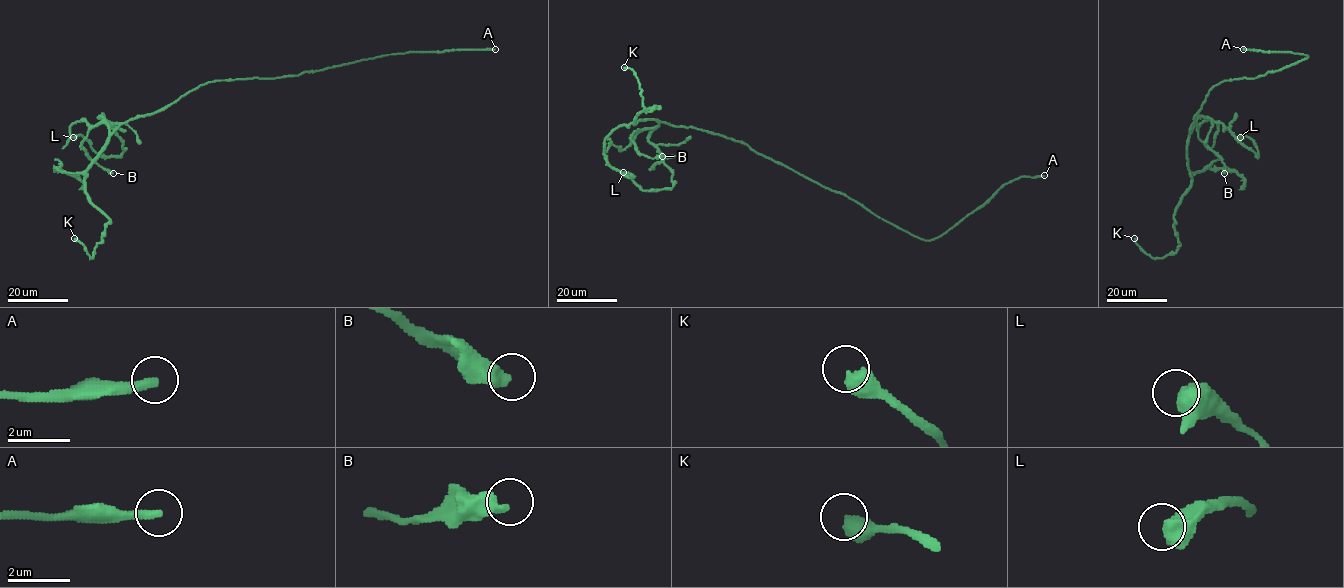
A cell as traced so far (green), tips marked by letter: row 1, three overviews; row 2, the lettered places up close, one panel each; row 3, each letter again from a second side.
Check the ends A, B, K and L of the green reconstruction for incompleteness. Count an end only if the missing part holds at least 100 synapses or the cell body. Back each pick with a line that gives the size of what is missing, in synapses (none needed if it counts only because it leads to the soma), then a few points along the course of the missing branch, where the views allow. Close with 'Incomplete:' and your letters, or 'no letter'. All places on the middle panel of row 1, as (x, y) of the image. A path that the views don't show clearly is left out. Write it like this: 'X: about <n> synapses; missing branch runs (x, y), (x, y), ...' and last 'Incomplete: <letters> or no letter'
A: about 190 synapses
Incomplete: A

